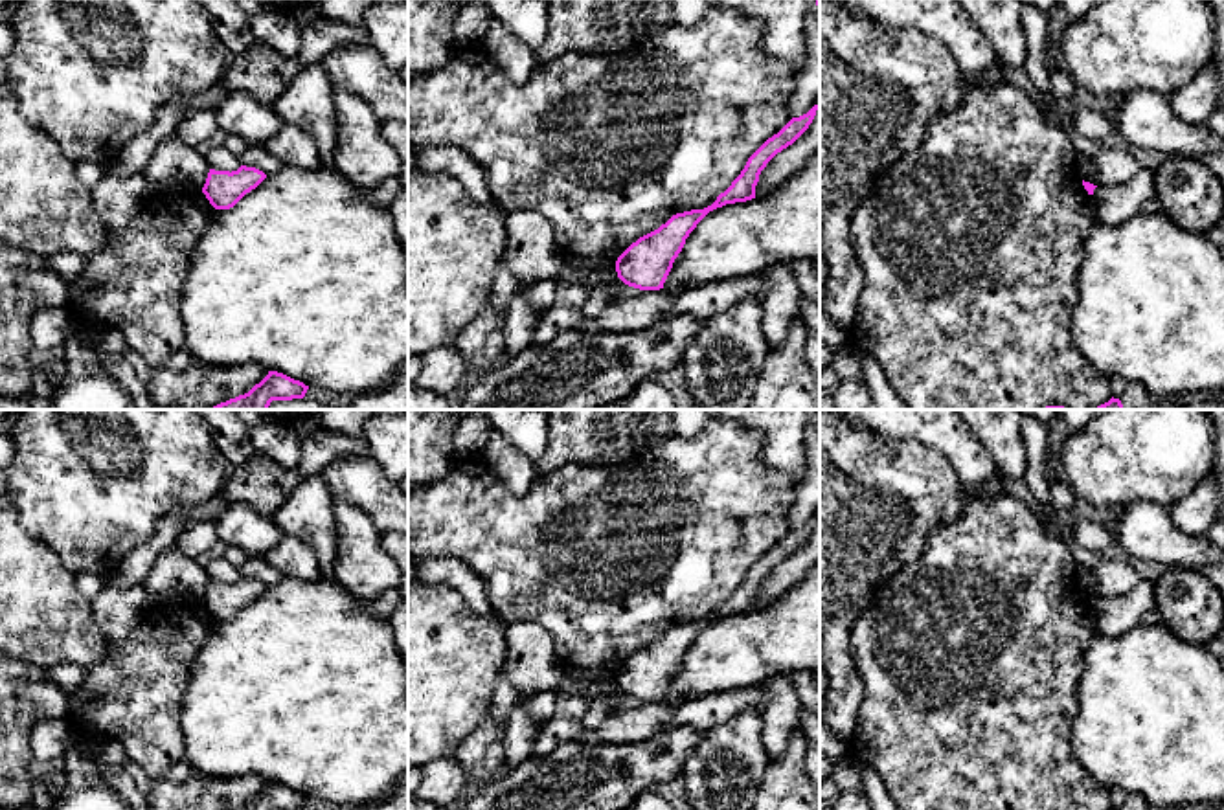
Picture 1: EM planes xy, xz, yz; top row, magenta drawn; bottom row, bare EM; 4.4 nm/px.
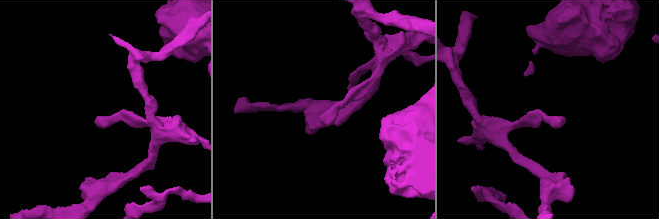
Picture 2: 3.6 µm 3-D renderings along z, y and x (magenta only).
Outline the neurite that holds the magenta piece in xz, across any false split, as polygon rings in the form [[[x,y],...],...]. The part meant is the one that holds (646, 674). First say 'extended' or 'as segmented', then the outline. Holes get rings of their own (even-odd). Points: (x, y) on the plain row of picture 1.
as segmented; [[[818,516],[807,525],[792,529],[777,546],[768,549],[746,573],[731,597],[704,621],[691,621],[673,626],[658,641],[640,648],[616,672],[618,689],[640,702],[660,702],[682,663],[686,650],[697,636],[713,621],[726,615],[755,610],[755,597],[766,575],[783,560],[792,557],[812,534]]]

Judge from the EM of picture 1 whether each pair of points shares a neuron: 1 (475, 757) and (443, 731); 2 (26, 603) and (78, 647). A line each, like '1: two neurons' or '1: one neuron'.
1: two neurons
2: one neuron

